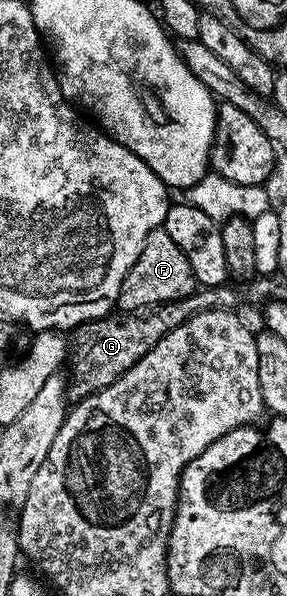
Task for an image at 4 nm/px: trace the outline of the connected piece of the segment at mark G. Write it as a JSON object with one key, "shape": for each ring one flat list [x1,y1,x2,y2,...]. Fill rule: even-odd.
{"shape":[[229,286,202,287,182,300,170,300,165,304,156,305,146,315,129,312,122,319,115,318,116,316,92,319,86,336,75,348,75,358,71,366,73,380,70,379,67,386,68,397,72,401,79,402,118,383,123,374,128,375,137,366,135,365,137,362,152,353,154,346,161,339,176,331,179,325,190,320,195,313,205,312,208,308,232,305,229,304,232,300,233,292]]}

